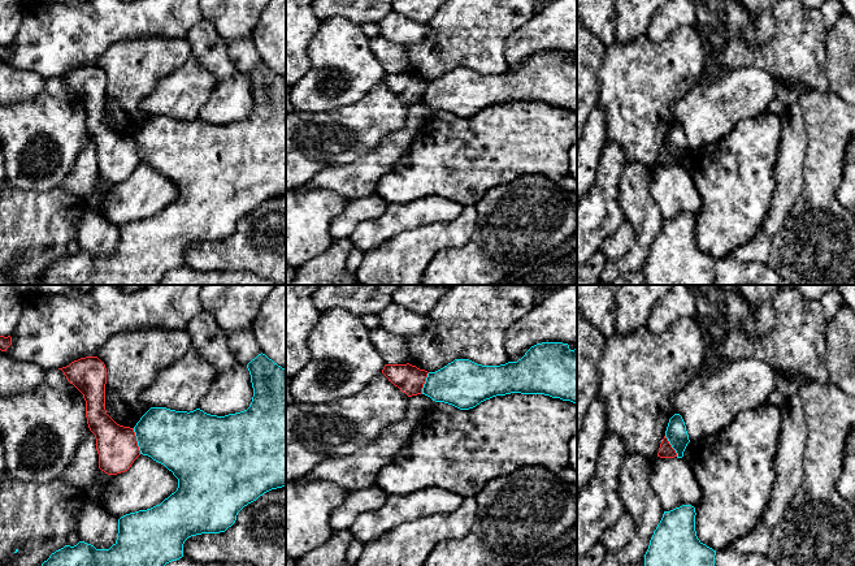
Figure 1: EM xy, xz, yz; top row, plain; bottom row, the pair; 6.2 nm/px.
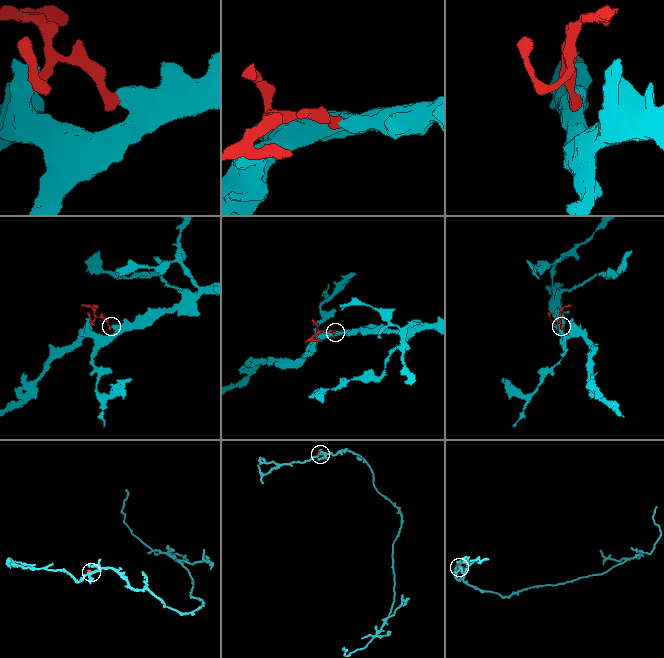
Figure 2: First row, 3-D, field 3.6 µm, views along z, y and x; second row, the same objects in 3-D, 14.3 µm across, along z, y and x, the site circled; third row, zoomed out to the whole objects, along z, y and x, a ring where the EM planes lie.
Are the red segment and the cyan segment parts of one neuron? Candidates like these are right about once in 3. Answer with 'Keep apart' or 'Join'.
Keep apart

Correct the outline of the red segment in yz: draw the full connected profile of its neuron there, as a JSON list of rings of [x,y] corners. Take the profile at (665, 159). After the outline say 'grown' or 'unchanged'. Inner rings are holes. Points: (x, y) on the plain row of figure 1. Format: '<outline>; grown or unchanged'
[[[665,144],[660,152],[657,165],[660,165],[660,167],[674,167],[674,165],[677,165],[676,159],[672,156],[672,154],[669,152],[669,150]]]; unchanged

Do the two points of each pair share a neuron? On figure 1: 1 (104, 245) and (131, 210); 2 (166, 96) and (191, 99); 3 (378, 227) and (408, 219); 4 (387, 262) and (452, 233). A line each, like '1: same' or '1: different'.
1: different
2: same
3: same
4: same

